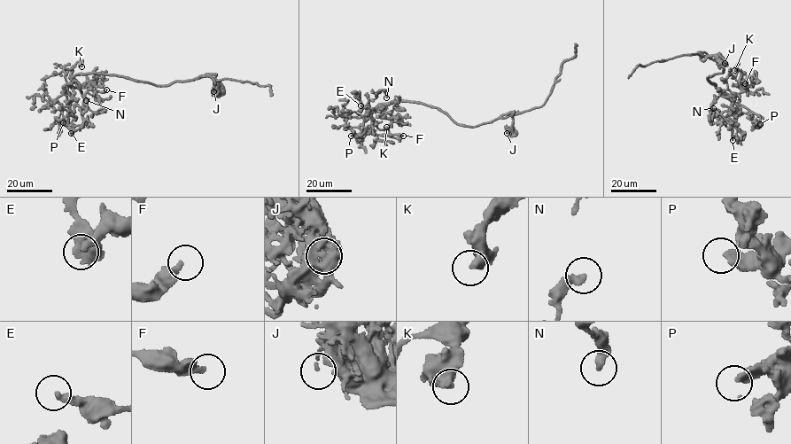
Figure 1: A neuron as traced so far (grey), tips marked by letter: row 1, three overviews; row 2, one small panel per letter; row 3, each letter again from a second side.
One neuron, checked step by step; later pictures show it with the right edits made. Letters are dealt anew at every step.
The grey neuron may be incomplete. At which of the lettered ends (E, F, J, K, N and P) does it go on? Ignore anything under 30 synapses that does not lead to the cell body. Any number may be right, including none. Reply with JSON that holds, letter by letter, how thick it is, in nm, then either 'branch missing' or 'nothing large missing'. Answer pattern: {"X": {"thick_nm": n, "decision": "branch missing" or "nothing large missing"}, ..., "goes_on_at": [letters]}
{"E": {"thick_nm": 320, "decision": "nothing large missing"}, "F": {"thick_nm": 400, "decision": "nothing large missing"}, "J": {"thick_nm": 100, "decision": "nothing large missing"}, "K": {"thick_nm": 480, "decision": "nothing large missing"}, "N": {"thick_nm": 360, "decision": "nothing large missing"}, "P": {"thick_nm": 400, "decision": "nothing large missing"}, "goes_on_at": []}

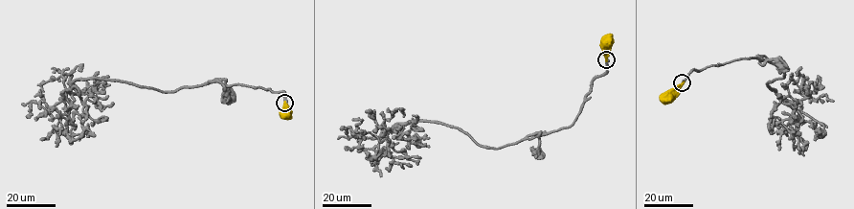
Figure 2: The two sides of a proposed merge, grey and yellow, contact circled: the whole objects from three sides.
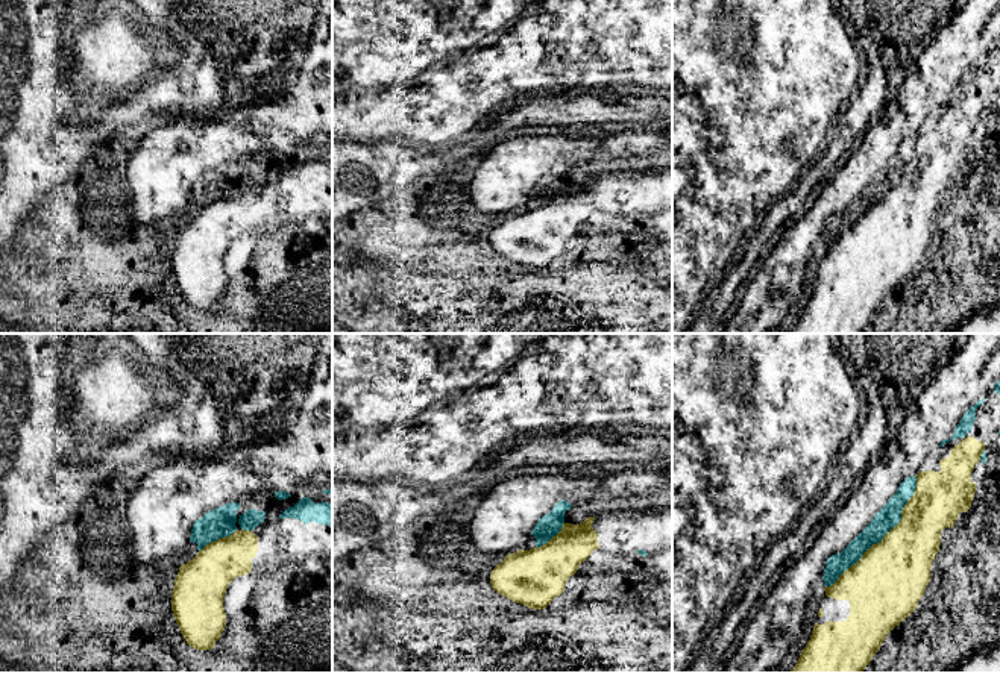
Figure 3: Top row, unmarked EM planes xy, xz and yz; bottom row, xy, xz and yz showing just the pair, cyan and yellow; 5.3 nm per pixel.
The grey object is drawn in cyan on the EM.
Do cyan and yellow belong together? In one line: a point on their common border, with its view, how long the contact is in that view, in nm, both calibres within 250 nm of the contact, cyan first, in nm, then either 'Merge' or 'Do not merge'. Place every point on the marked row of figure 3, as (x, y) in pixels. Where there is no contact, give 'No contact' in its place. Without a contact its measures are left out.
Touches cyan at yz (885, 534). Shared border 750 nm. Thickness 120 nm (cyan) against 380 nm. Merge

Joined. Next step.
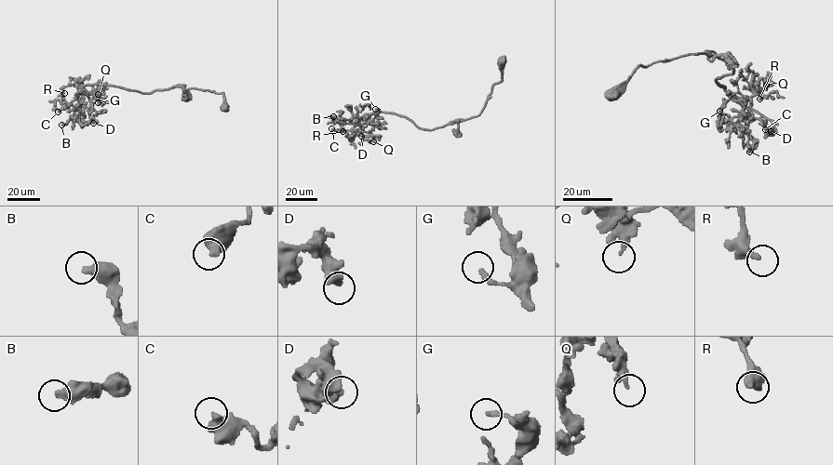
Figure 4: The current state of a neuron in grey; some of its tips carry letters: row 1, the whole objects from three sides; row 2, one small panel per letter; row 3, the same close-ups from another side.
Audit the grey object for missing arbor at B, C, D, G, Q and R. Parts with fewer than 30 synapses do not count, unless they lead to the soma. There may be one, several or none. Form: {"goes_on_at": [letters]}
{"goes_on_at": []}

